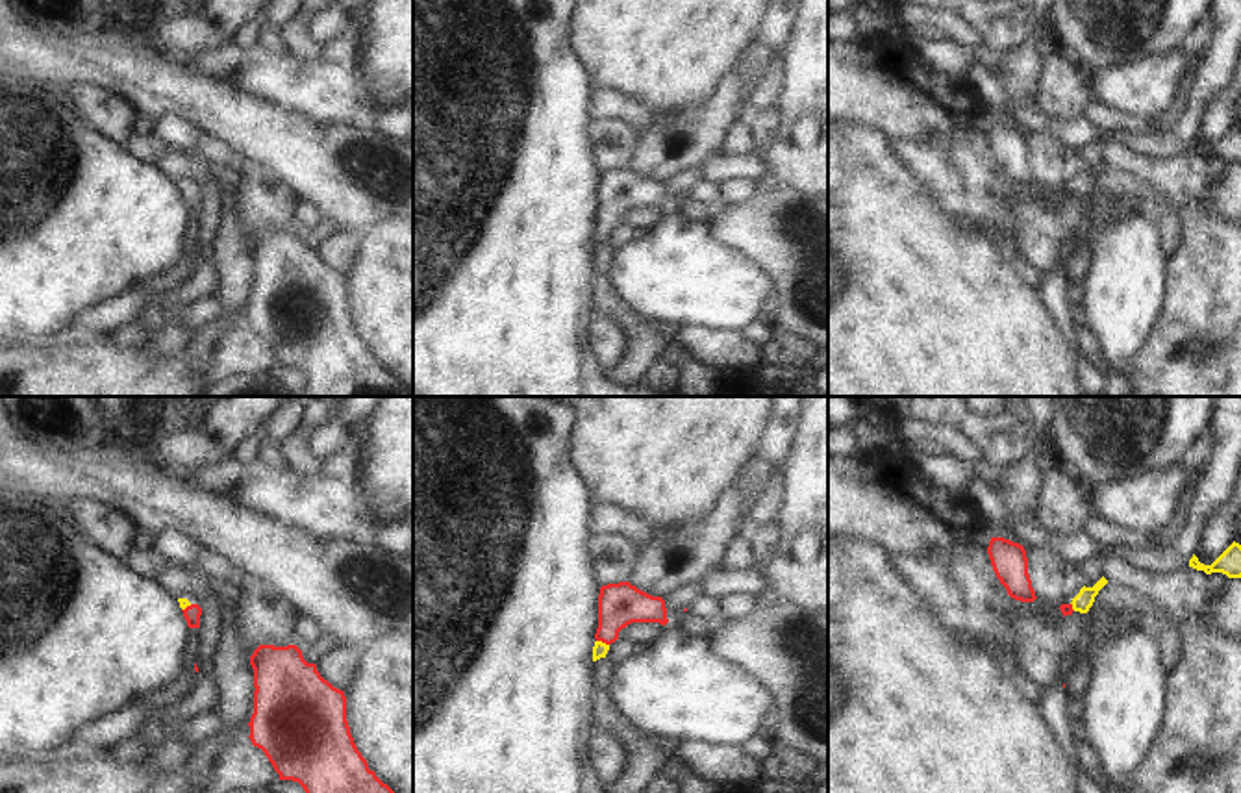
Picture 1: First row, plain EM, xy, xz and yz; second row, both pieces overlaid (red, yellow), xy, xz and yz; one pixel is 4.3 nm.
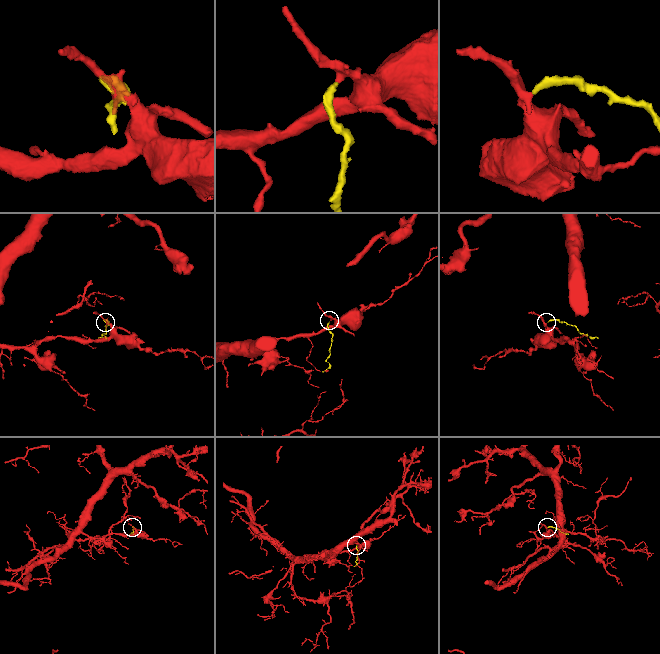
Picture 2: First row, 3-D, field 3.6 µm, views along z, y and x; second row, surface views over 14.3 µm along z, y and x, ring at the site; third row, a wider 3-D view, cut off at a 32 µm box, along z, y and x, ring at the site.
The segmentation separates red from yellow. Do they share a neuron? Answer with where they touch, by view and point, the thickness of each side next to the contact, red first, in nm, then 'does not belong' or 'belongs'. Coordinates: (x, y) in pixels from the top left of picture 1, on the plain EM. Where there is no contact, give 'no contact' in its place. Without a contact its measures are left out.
contact xz (602, 226); calibres 190 and 70 nm; belongs

